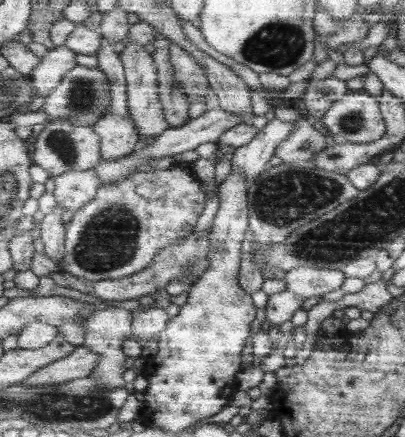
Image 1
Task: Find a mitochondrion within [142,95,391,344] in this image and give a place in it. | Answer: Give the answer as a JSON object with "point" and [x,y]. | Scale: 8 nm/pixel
{"point":[282,200]}

